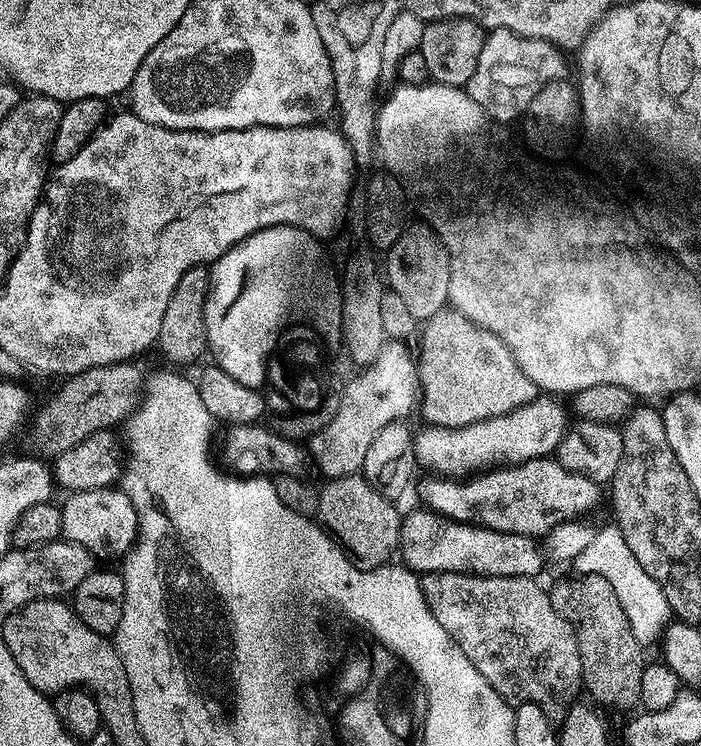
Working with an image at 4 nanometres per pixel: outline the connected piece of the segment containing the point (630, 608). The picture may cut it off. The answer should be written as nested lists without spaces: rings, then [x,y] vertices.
[[[610,524],[606,530],[595,531],[584,550],[576,557],[574,567],[580,571],[577,573],[581,577],[601,576],[612,587],[609,588],[611,595],[616,596],[618,602],[622,602],[622,610],[626,610],[630,630],[634,630],[634,638],[638,638],[641,646],[649,646],[655,640],[656,644],[663,637],[673,615],[666,595],[663,594],[662,586],[654,578],[650,578],[638,564],[638,558],[634,557],[630,546],[626,545],[619,528]]]

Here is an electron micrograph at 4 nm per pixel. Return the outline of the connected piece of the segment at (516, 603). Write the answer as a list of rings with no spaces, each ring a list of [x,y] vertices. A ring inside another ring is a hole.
[[[425,572],[420,576],[420,589],[428,603],[428,609],[434,614],[434,618],[438,618],[442,630],[450,634],[450,638],[462,650],[462,654],[466,654],[466,658],[474,662],[478,674],[482,674],[482,678],[486,678],[486,682],[490,682],[490,686],[494,686],[494,690],[498,690],[498,694],[505,700],[542,706],[546,718],[560,722],[563,721],[568,709],[577,703],[579,696],[576,695],[581,695],[584,682],[582,658],[578,654],[578,642],[572,626],[566,622],[566,618],[562,618],[562,614],[558,614],[558,610],[554,610],[551,595],[545,589],[543,592],[536,583],[531,576],[467,576],[465,572]]]

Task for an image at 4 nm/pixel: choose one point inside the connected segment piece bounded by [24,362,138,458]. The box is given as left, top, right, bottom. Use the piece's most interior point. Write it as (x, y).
(93, 401)

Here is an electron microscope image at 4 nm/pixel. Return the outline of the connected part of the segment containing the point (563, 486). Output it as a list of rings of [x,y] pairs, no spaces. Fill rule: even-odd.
[[[554,458],[528,460],[525,464],[514,464],[473,475],[461,482],[456,478],[428,478],[420,484],[420,496],[431,511],[439,512],[452,520],[463,520],[465,524],[479,524],[481,528],[492,528],[495,532],[513,532],[533,538],[543,537],[560,523],[579,521],[587,512],[600,504],[601,485],[590,478],[566,470]]]

